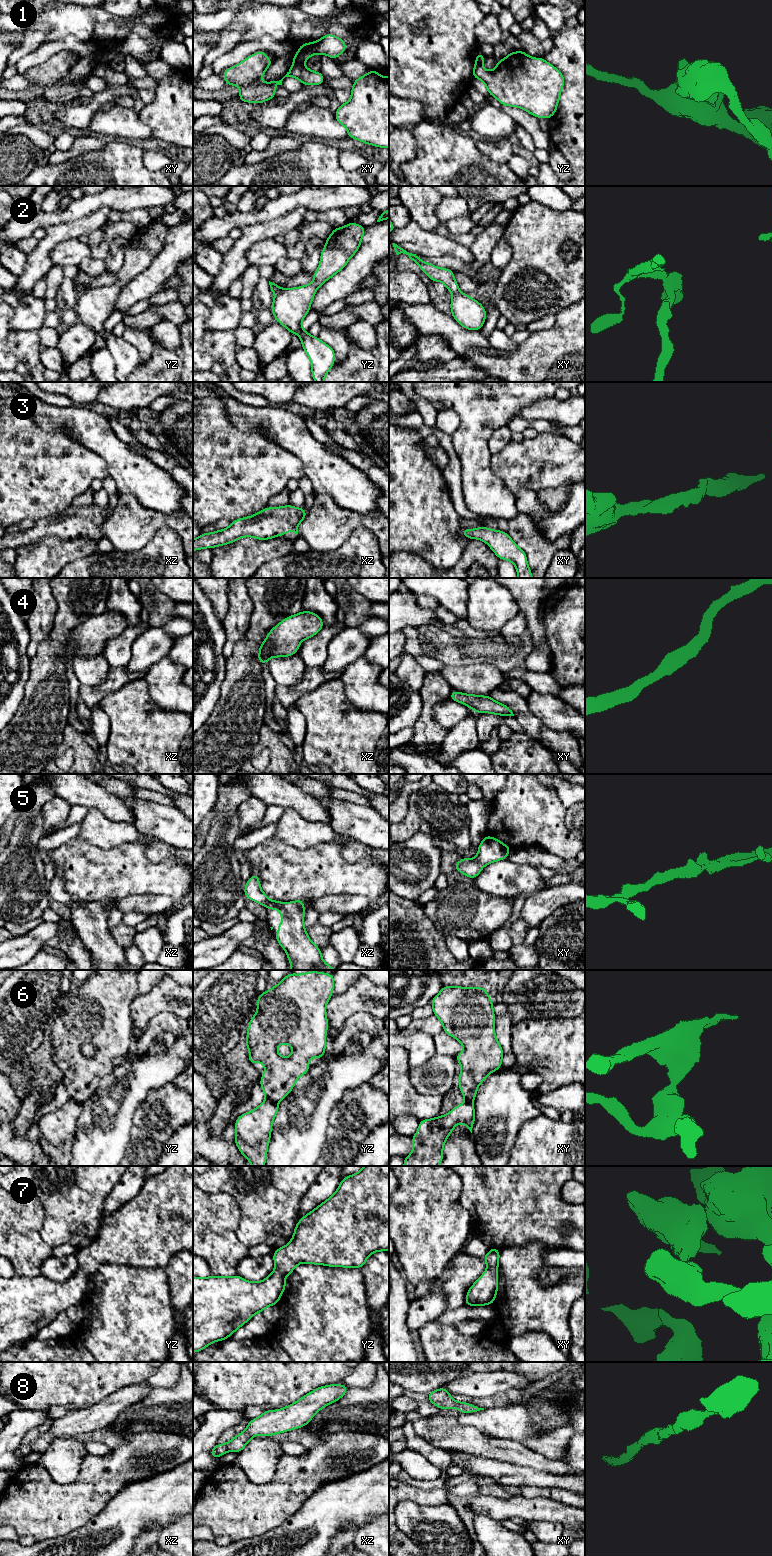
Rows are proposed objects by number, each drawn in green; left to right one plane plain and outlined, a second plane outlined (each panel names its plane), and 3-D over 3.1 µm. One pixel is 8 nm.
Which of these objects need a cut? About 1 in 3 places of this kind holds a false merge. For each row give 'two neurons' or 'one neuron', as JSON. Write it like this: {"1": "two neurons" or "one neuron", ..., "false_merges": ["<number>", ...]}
{"1": "two neurons", "2": "one neuron", "3": "one neuron", "4": "one neuron", "5": "one neuron", "6": "two neurons", "7": "one neuron", "8": "one neuron", "false_merges": ["1", "6"]}

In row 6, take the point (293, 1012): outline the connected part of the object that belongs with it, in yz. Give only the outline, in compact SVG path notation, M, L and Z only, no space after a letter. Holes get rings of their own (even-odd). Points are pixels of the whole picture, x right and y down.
M310 971L303 974L287 974L275 987L257 997L257 1012L251 1018L247 1027L246 1048L250 1051L248 1061L250 1064L261 1062L265 1071L260 1079L261 1088L266 1099L278 1104L292 1090L297 1079L309 1071L310 1058L324 1058L326 1047L326 1034L328 1020L326 1015L326 1004L332 997L334 988L334 974ZM279 1044L288 1044L293 1051L288 1058L282 1057L277 1052Z

